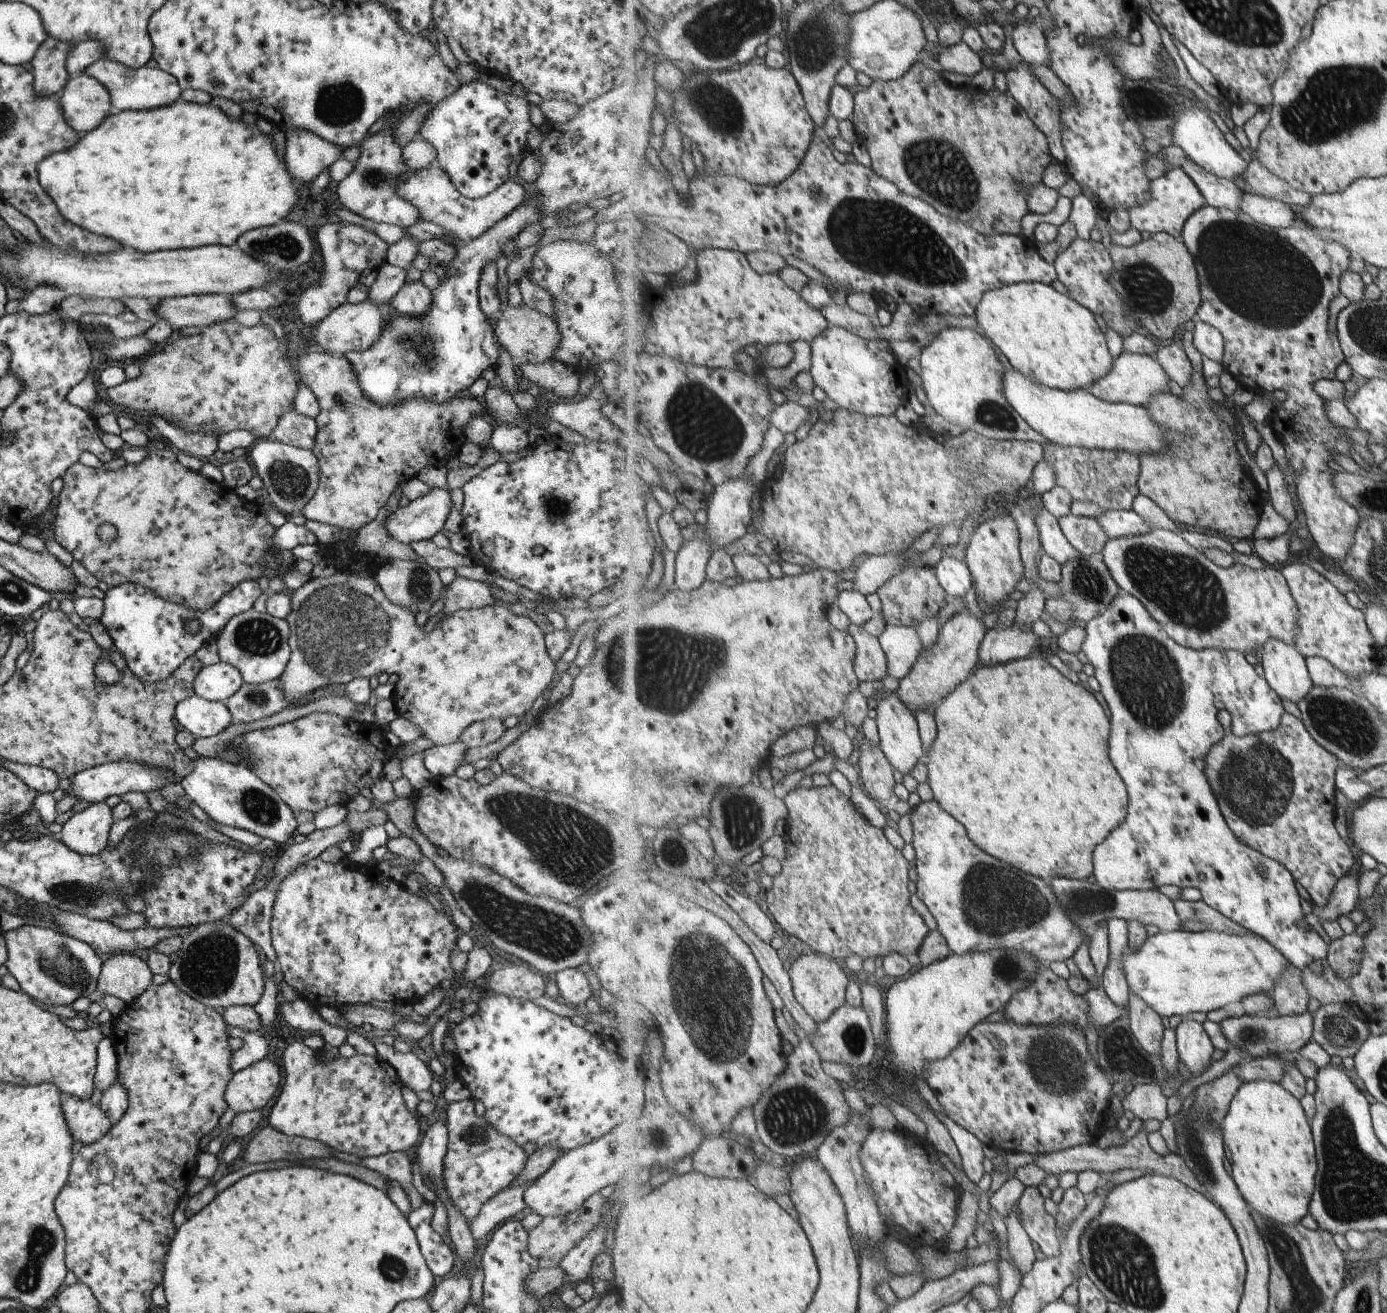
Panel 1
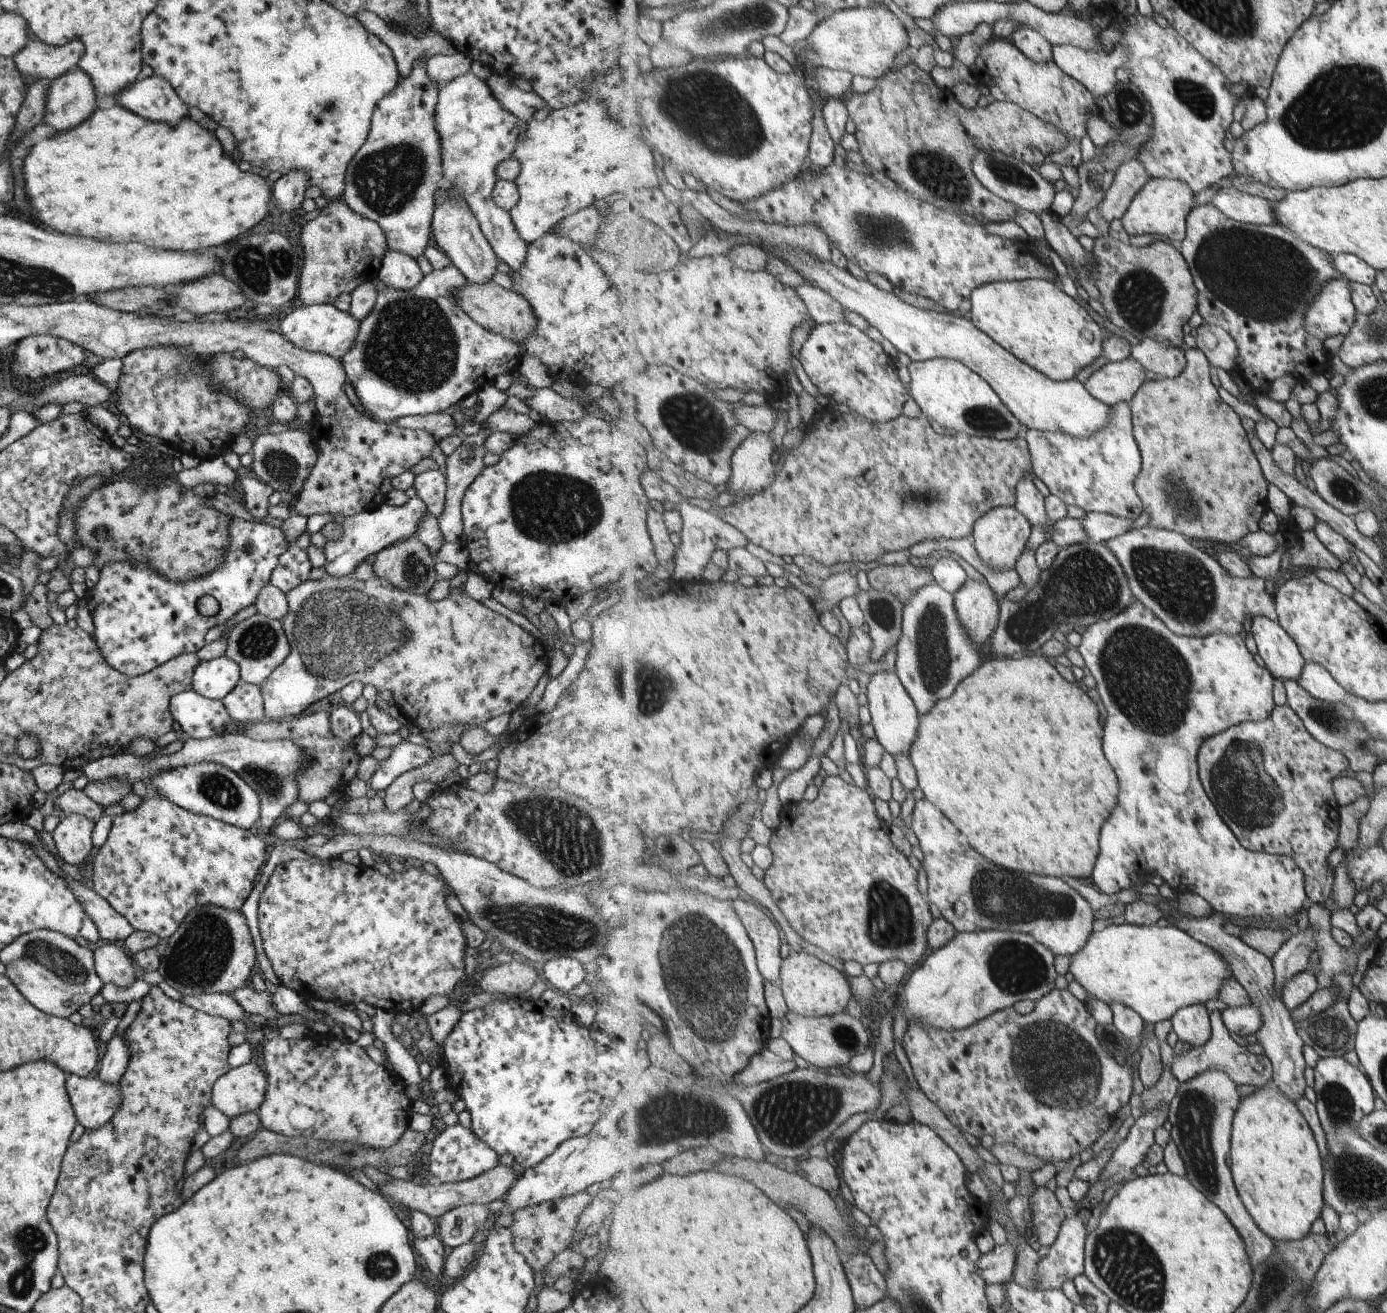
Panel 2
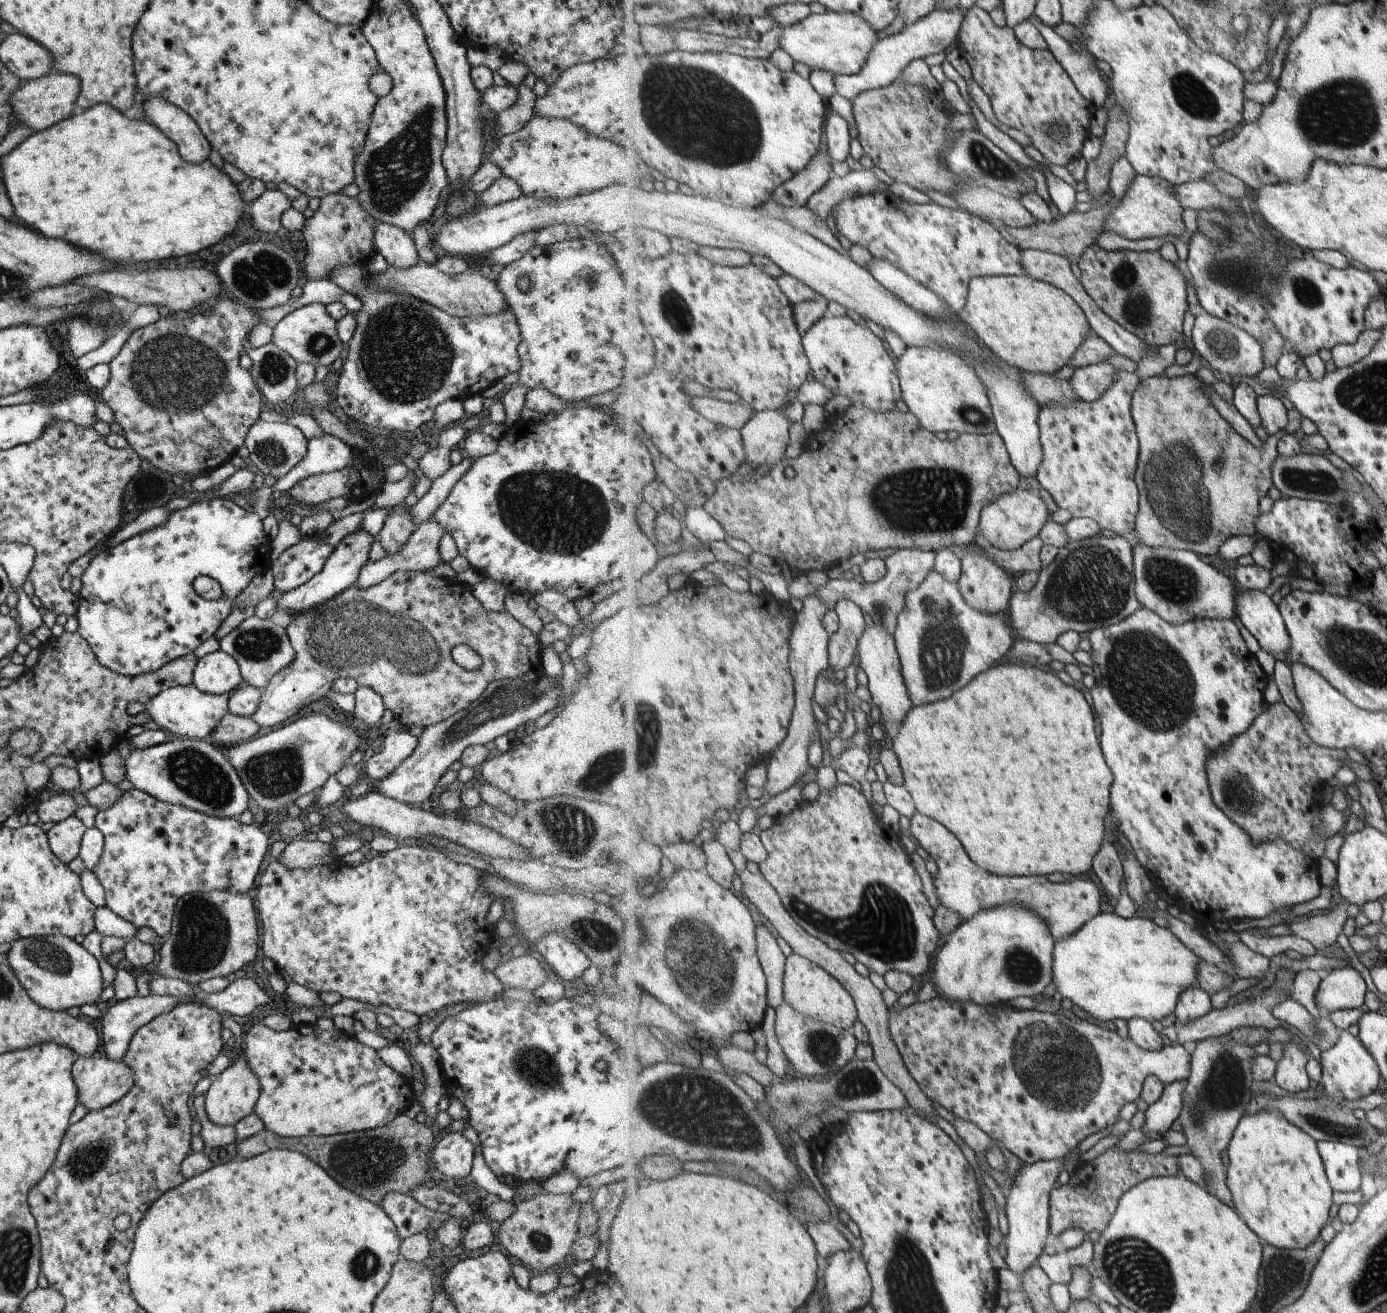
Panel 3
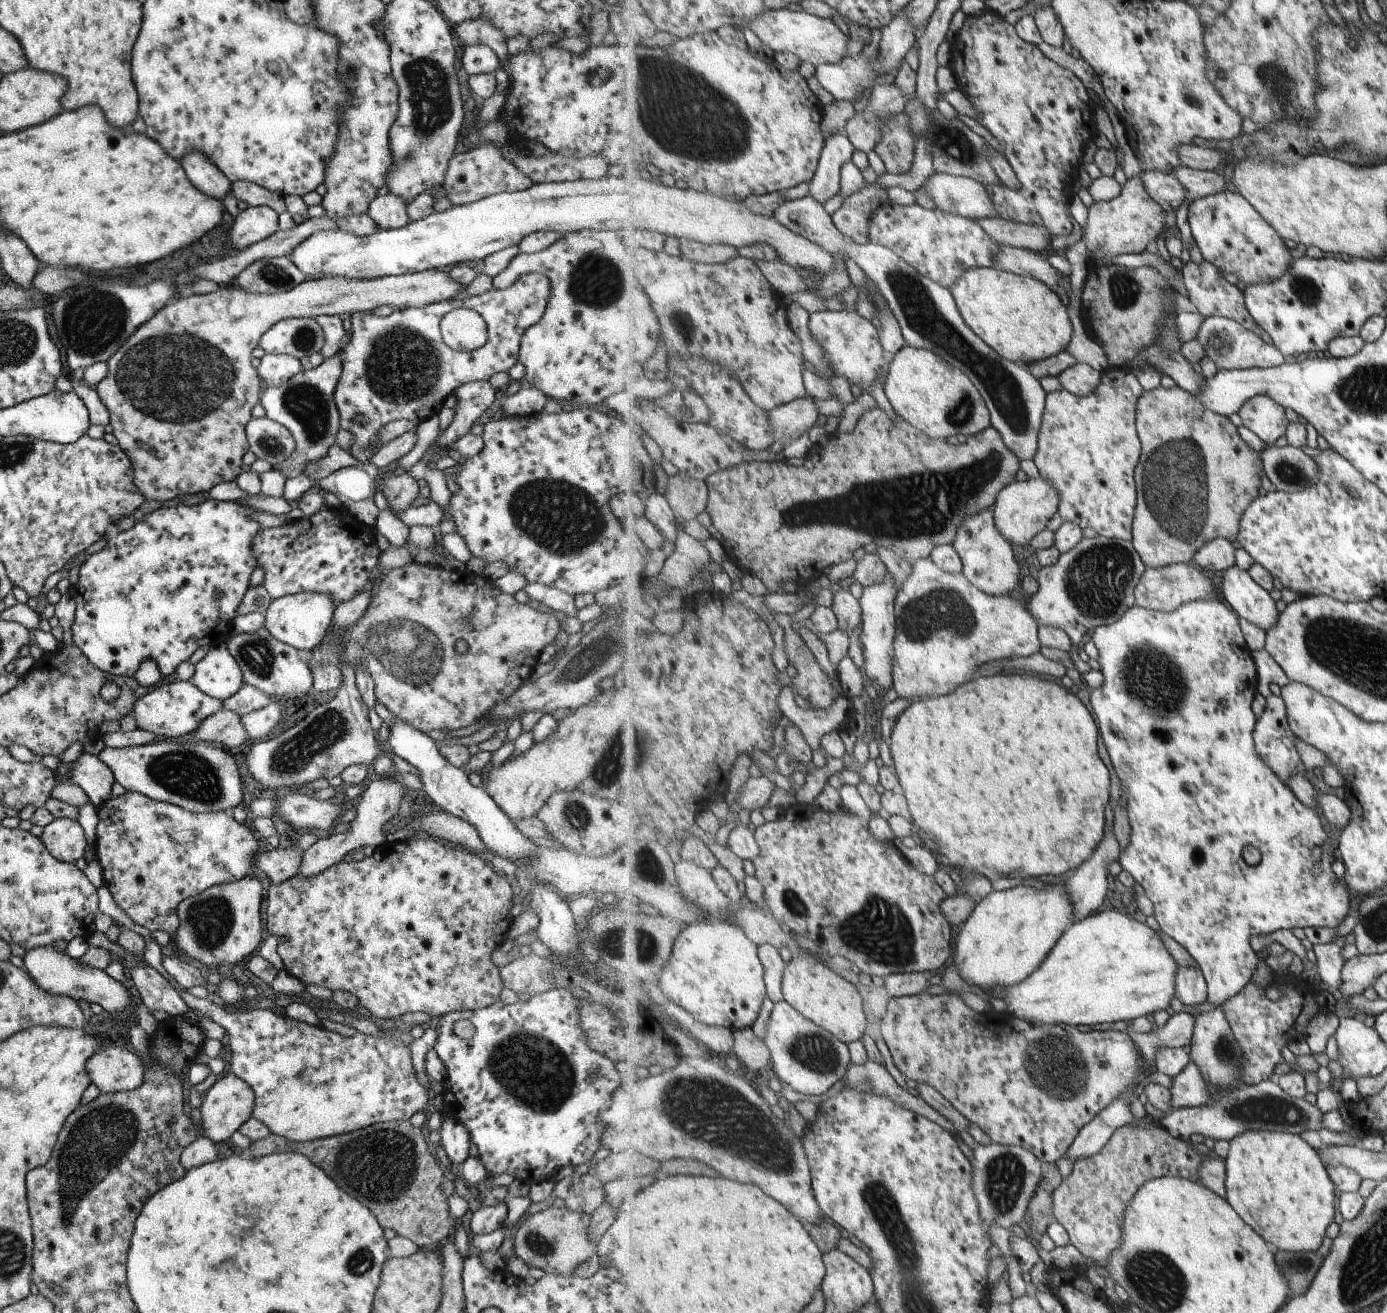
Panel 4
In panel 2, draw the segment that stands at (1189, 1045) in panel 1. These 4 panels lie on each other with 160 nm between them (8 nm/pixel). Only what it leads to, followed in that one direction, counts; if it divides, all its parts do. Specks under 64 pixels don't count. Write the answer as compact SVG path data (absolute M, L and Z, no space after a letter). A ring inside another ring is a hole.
M1191 1005L1178 1010L1171 1019L1173 1030L1191 1048L1202 1047L1211 1040L1209 1005Z

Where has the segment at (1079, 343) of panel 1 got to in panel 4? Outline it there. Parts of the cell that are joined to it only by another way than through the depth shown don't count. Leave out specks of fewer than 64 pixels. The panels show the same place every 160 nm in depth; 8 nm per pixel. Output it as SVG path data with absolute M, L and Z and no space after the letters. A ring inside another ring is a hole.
M975 267L966 270L951 290L967 324L1005 360L1029 366L1065 351L1072 341L1074 324L1069 308L1040 279Z

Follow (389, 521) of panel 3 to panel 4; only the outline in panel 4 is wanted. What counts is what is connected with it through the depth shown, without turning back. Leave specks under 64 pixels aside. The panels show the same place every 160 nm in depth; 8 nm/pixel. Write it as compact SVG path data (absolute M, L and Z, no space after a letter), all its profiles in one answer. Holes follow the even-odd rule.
M383 472L379 489L387 501L391 513L402 513L418 496L418 483L408 472L395 476L391 472Z

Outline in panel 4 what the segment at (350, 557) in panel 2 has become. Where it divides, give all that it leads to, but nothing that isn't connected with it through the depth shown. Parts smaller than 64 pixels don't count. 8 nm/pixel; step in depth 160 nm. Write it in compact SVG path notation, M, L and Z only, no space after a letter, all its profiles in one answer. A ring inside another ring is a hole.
M303 591L283 595L273 599L264 610L264 626L268 633L278 641L284 642L297 649L304 656L318 646L323 638L325 629L330 626L332 612L336 604L327 593Z

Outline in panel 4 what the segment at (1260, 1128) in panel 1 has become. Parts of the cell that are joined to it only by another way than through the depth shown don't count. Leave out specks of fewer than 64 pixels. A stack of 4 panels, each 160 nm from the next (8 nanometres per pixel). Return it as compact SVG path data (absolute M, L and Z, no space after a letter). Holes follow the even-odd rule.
M1245 1130L1229 1141L1226 1199L1274 1249L1315 1252L1327 1237L1337 1212L1335 1183L1319 1150L1298 1134Z

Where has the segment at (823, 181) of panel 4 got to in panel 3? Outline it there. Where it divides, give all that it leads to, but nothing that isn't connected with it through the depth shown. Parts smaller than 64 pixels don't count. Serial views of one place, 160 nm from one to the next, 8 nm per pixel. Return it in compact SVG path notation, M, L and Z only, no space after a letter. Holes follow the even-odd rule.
M827 112L824 122L825 142L829 148L830 155L833 160L843 162L847 160L850 154L850 146L852 138L849 136L849 126L847 120L843 116L839 116L837 112Z

